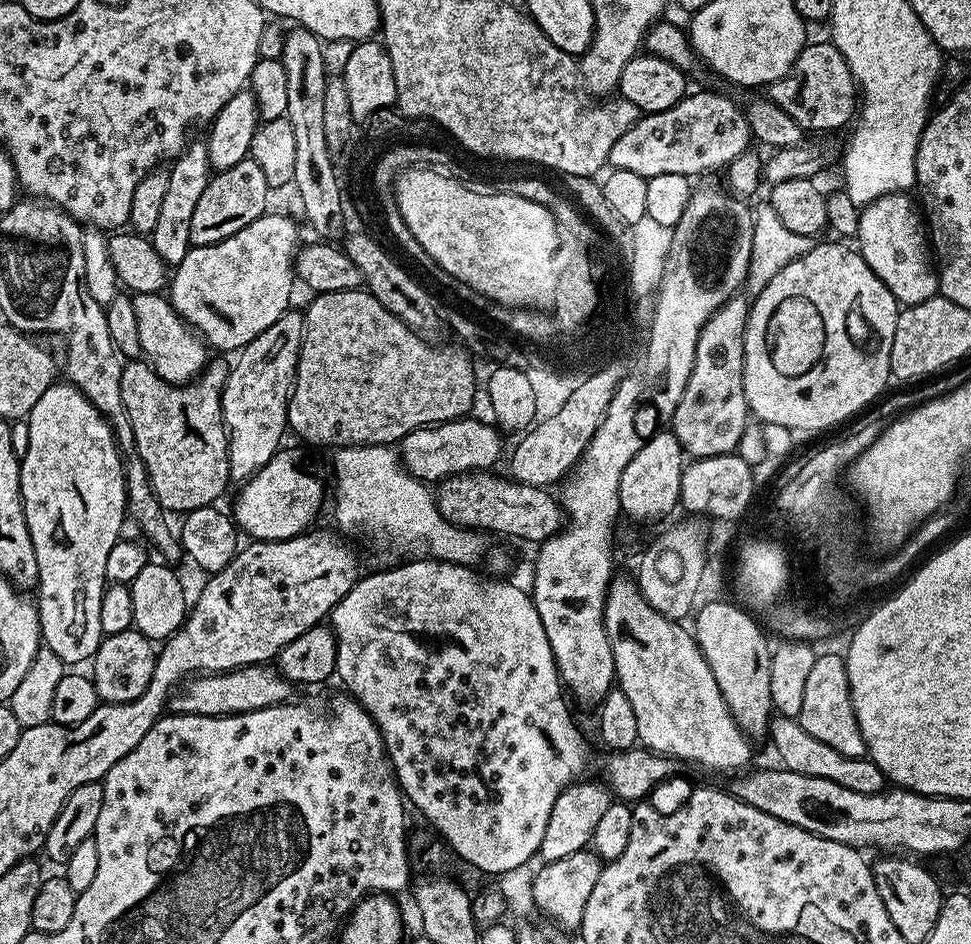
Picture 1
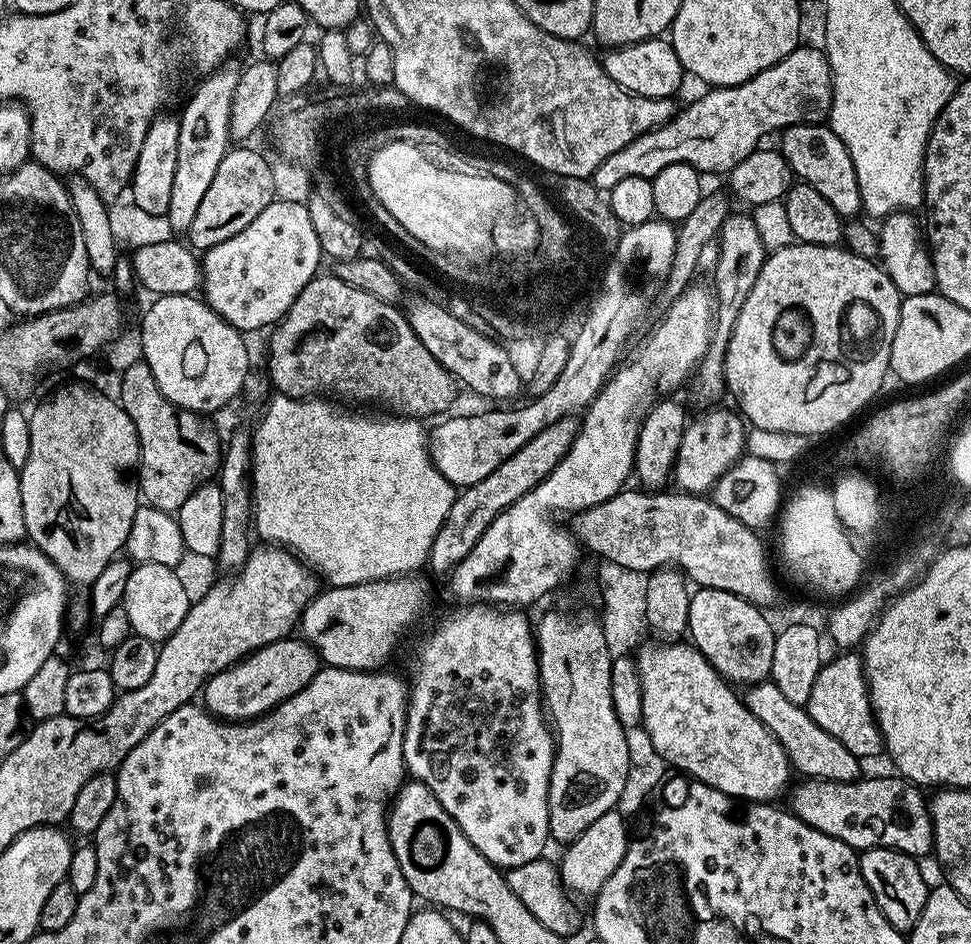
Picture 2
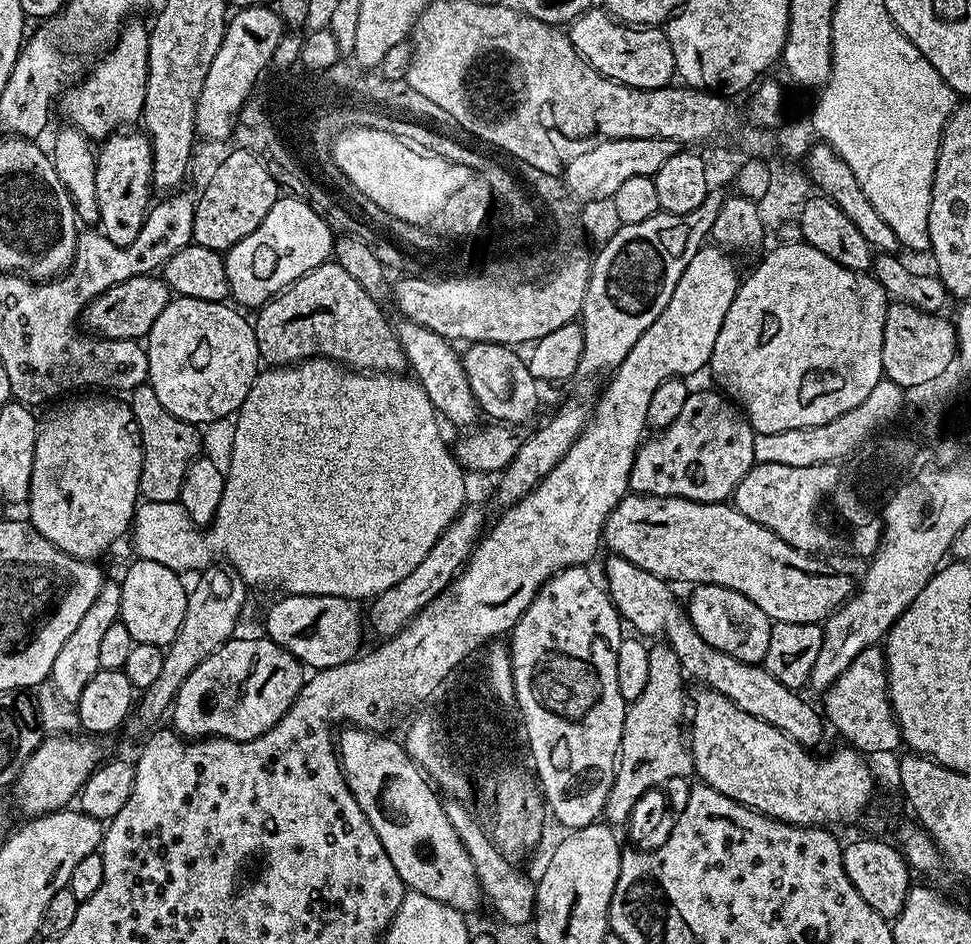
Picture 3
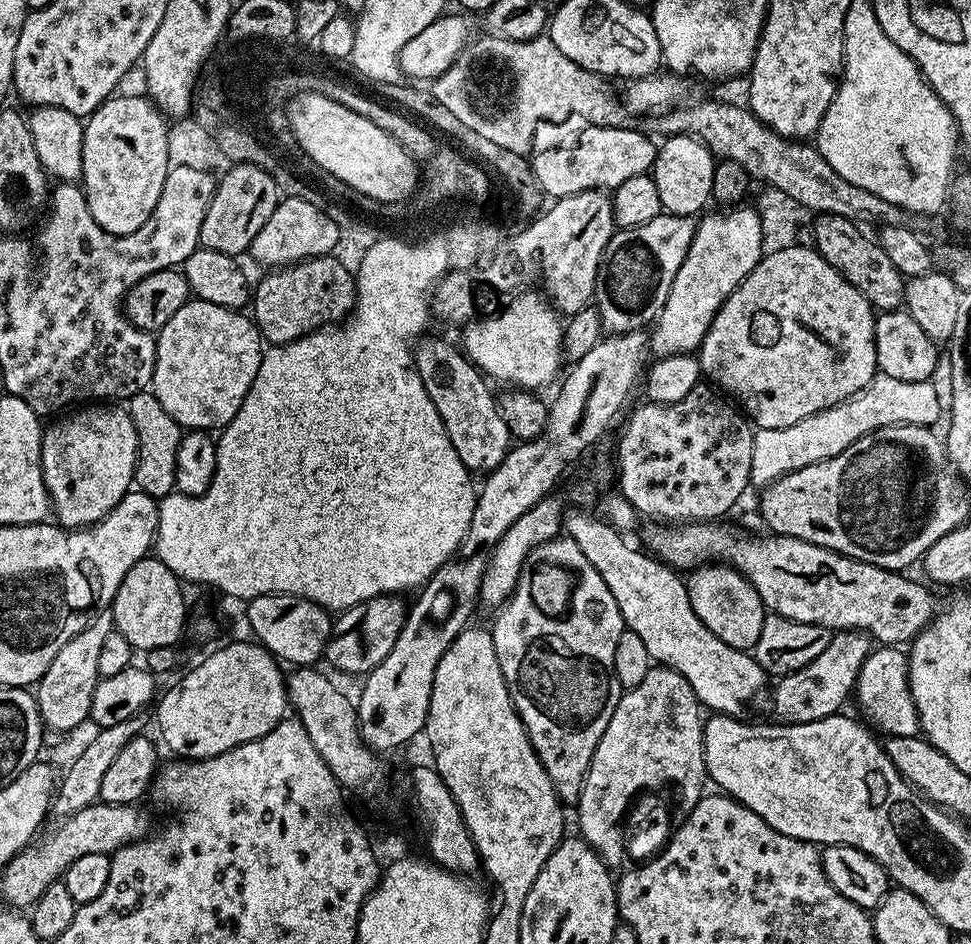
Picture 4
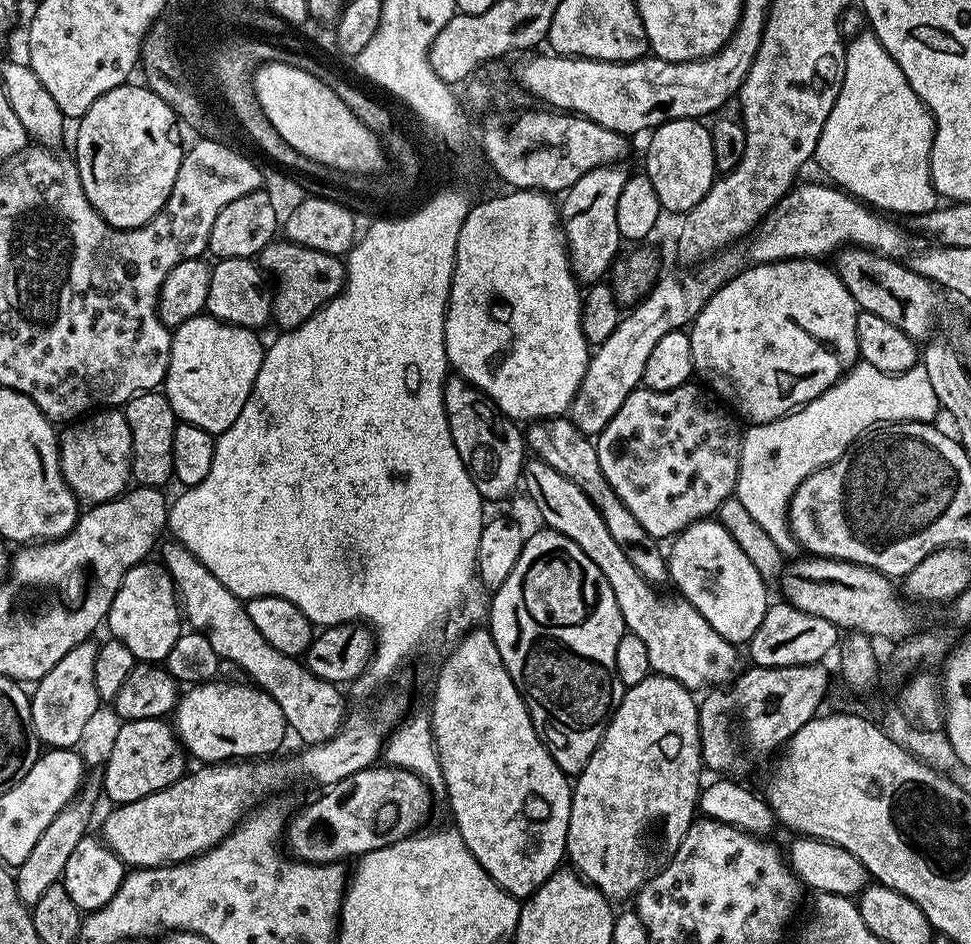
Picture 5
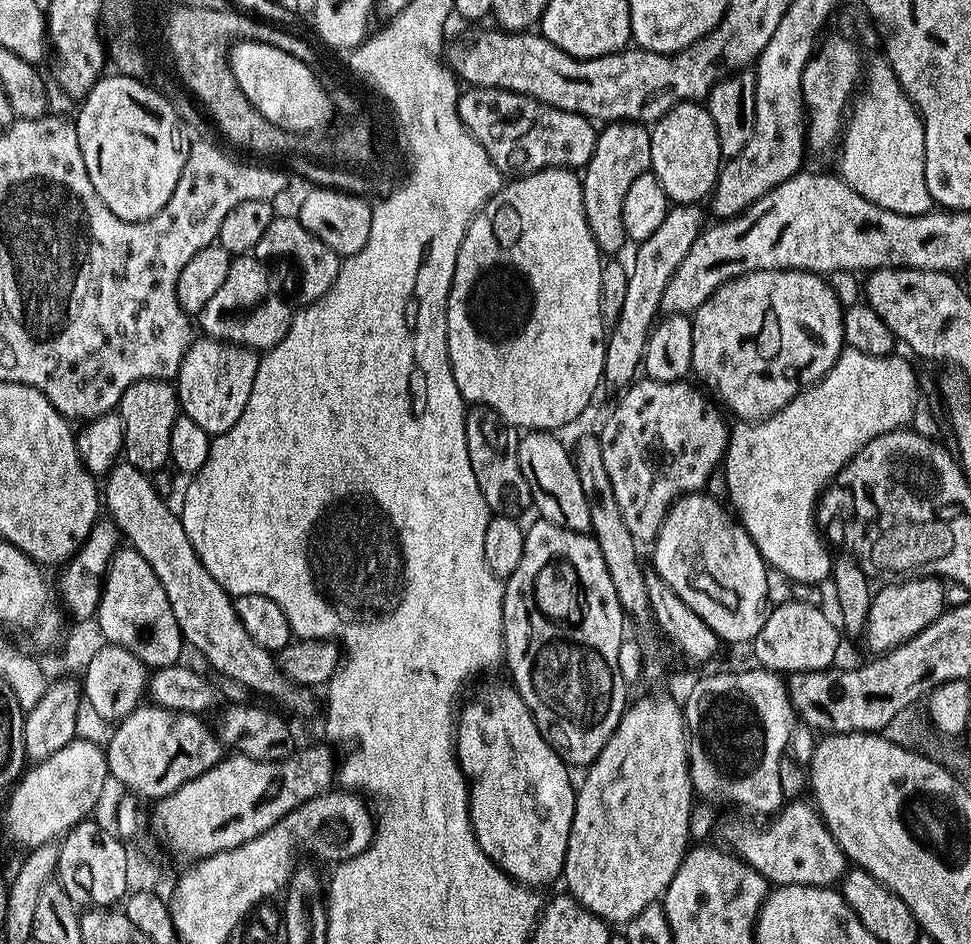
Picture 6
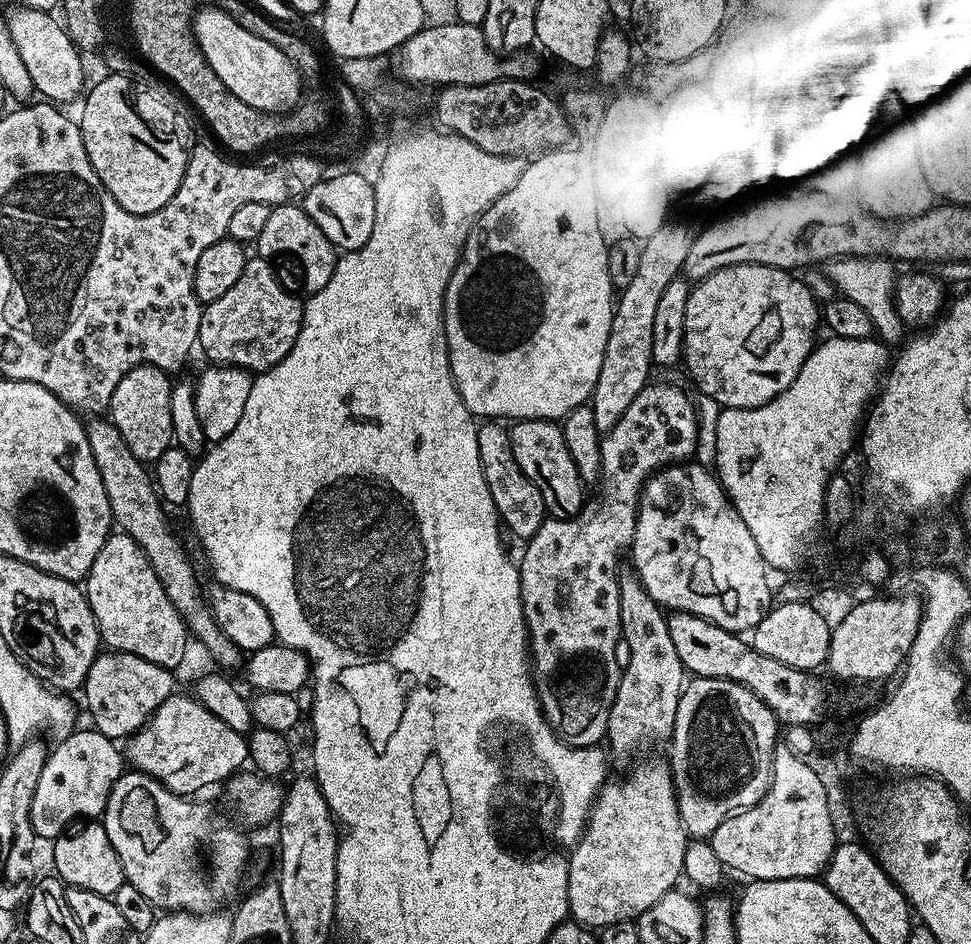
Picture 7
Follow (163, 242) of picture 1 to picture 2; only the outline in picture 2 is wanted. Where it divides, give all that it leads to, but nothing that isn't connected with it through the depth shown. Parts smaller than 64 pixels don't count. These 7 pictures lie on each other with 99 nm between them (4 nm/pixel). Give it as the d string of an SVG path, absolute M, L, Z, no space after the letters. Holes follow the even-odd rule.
M220 70L215 74L205 75L201 79L204 81L193 90L188 105L178 113L180 122L178 126L178 163L176 173L174 173L172 193L170 193L170 210L167 215L169 226L176 234L187 233L190 222L194 222L194 213L198 211L198 206L202 202L203 196L206 195L206 189L210 187L210 182L213 180L215 172L218 171L218 165L221 164L222 158L230 147L231 103L234 99L235 87L238 86L240 72L236 70L233 72L224 71L228 70Z

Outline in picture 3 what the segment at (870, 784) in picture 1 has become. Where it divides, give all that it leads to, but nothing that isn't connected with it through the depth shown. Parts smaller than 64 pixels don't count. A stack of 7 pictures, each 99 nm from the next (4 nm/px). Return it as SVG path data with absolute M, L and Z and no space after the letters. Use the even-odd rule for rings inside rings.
M609 555L607 559L604 564L605 577L603 576L606 591L611 596L617 612L641 632L636 631L641 637L656 636L661 628L664 631L663 639L674 650L674 654L678 654L681 669L691 679L693 676L698 682L697 685L712 688L718 694L730 698L734 706L782 730L803 748L815 749L815 744L820 740L822 716L800 697L799 691L782 686L782 682L778 682L778 678L771 676L760 664L747 664L738 658L730 658L730 654L722 650L711 648L698 634L698 630L694 630L685 605L676 601L676 596L672 593L673 585L669 581L654 574L646 574L646 570L634 566L634 562L626 562L626 558L621 556Z

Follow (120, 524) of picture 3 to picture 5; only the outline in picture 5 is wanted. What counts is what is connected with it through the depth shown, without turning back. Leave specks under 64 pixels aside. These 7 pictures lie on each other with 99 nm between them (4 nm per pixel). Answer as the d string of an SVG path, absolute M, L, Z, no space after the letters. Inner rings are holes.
M100 410L65 428L68 429L59 433L58 443L60 446L60 472L64 475L68 489L76 495L77 501L89 500L87 503L92 506L116 499L129 487L132 470L132 435L123 411Z

